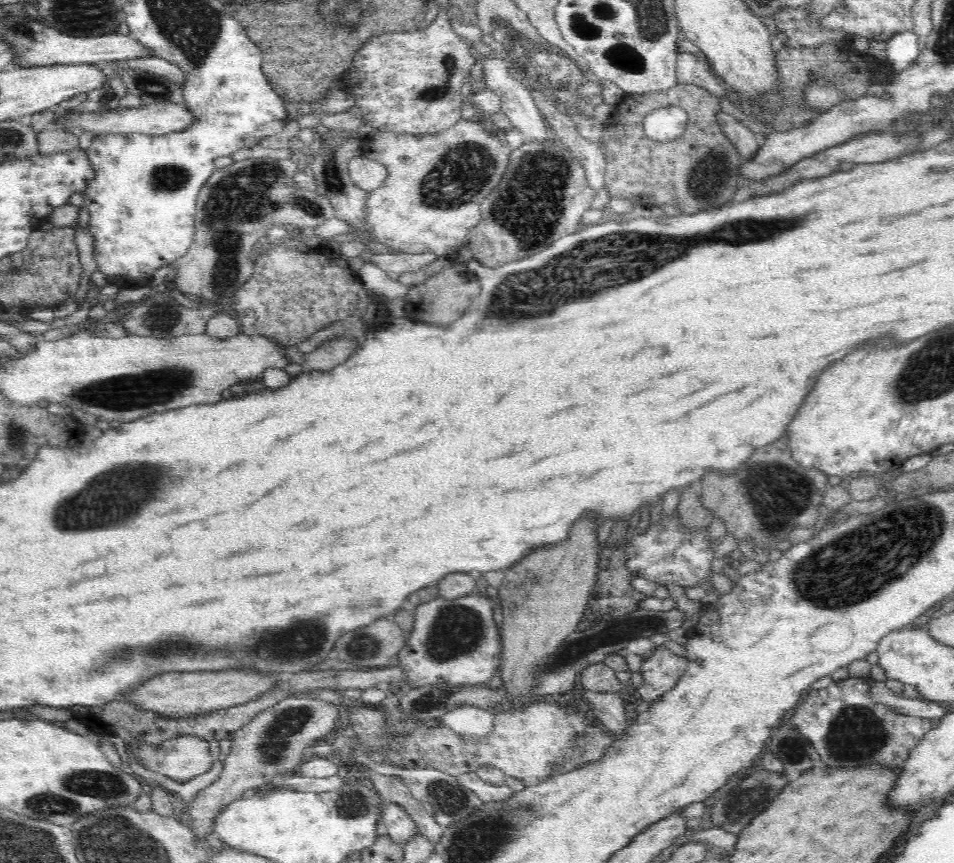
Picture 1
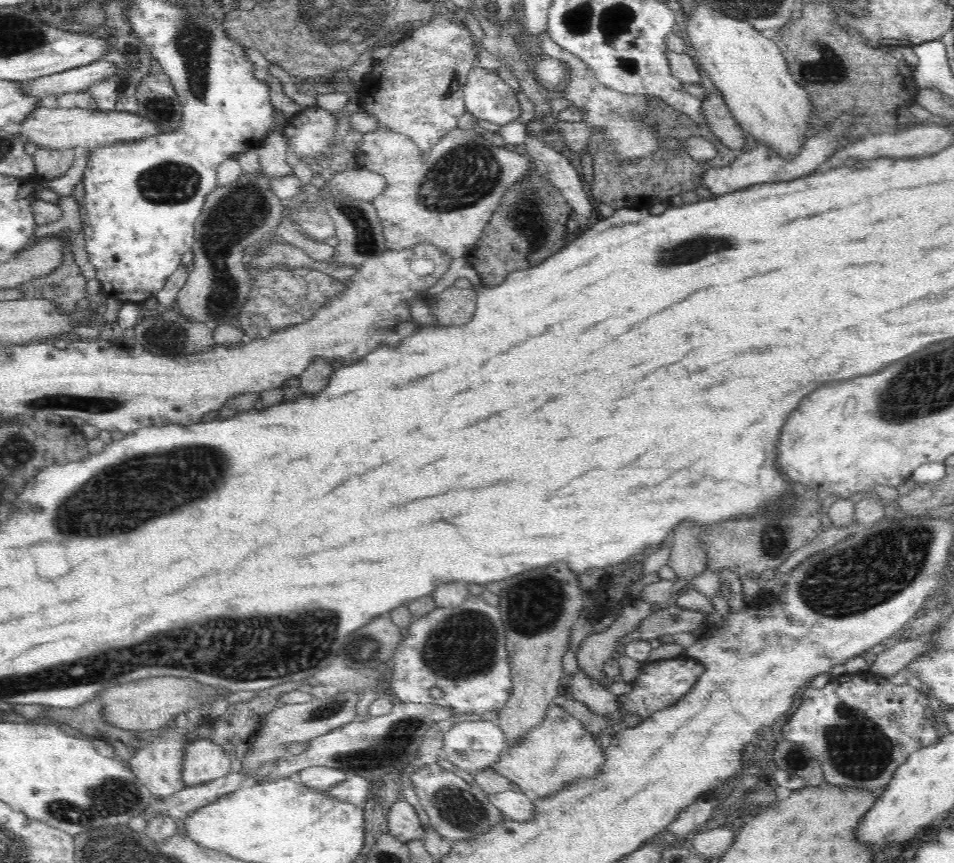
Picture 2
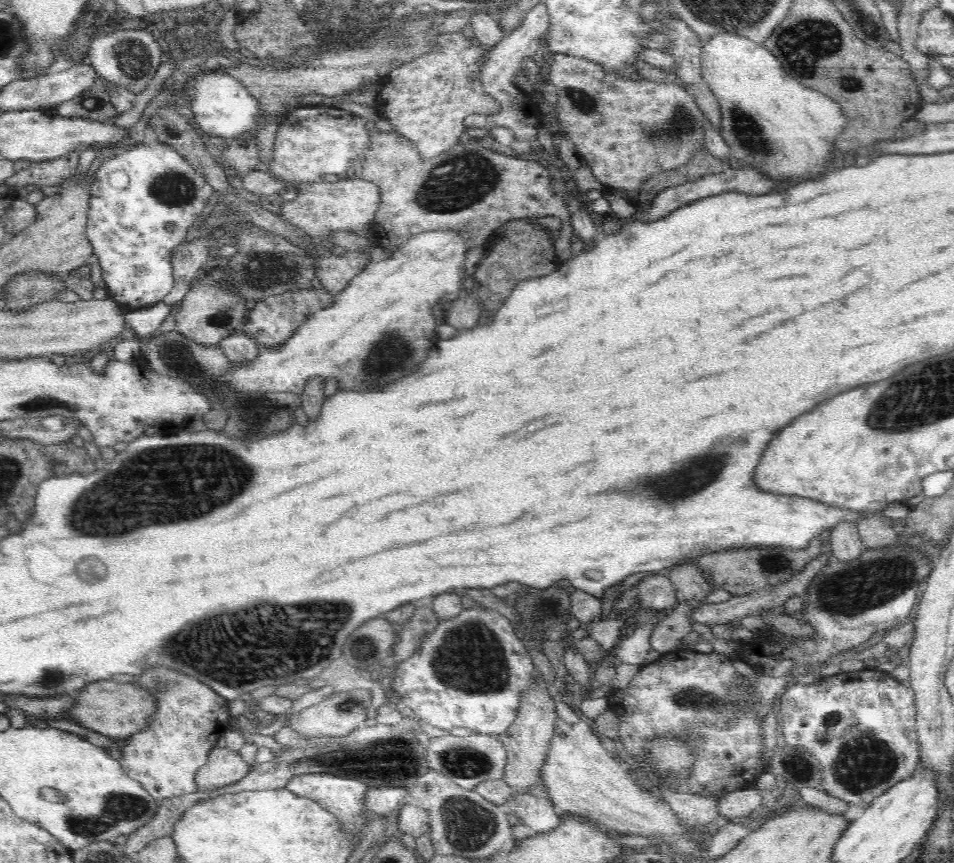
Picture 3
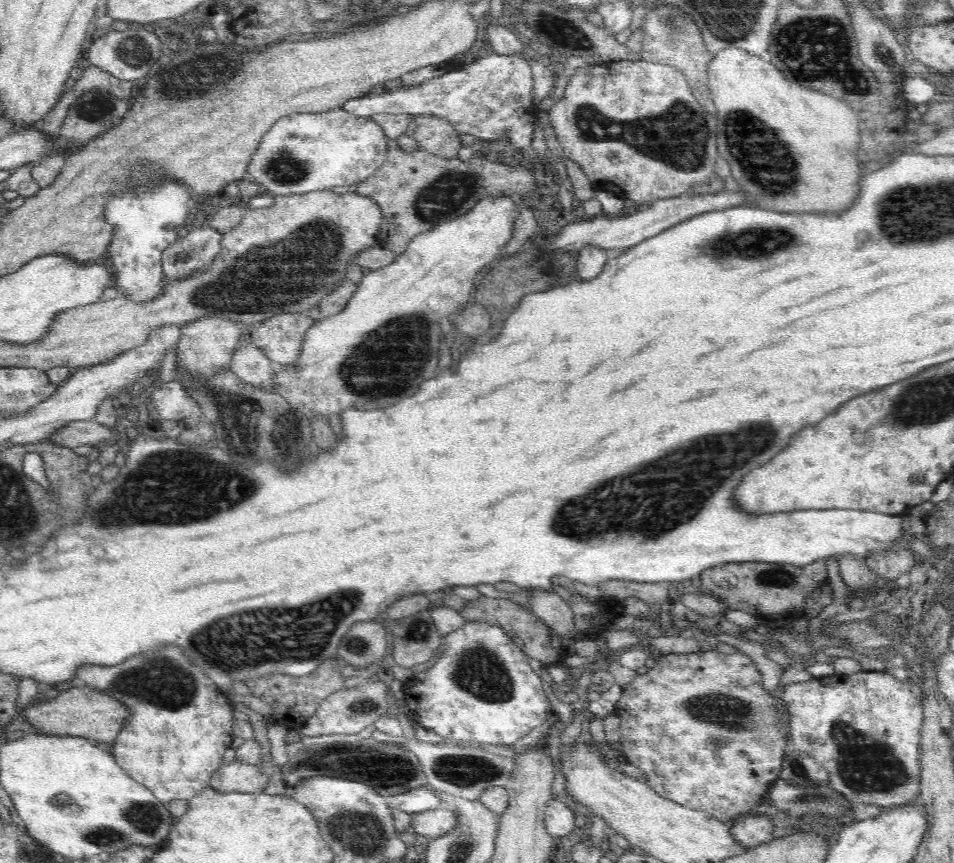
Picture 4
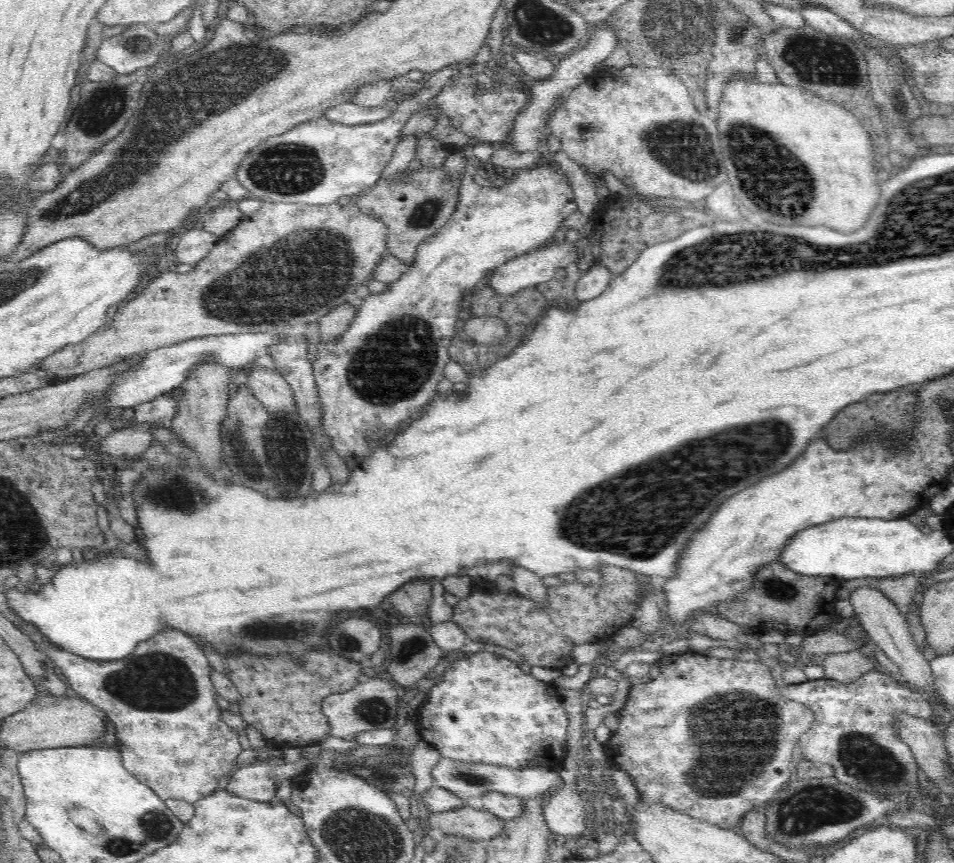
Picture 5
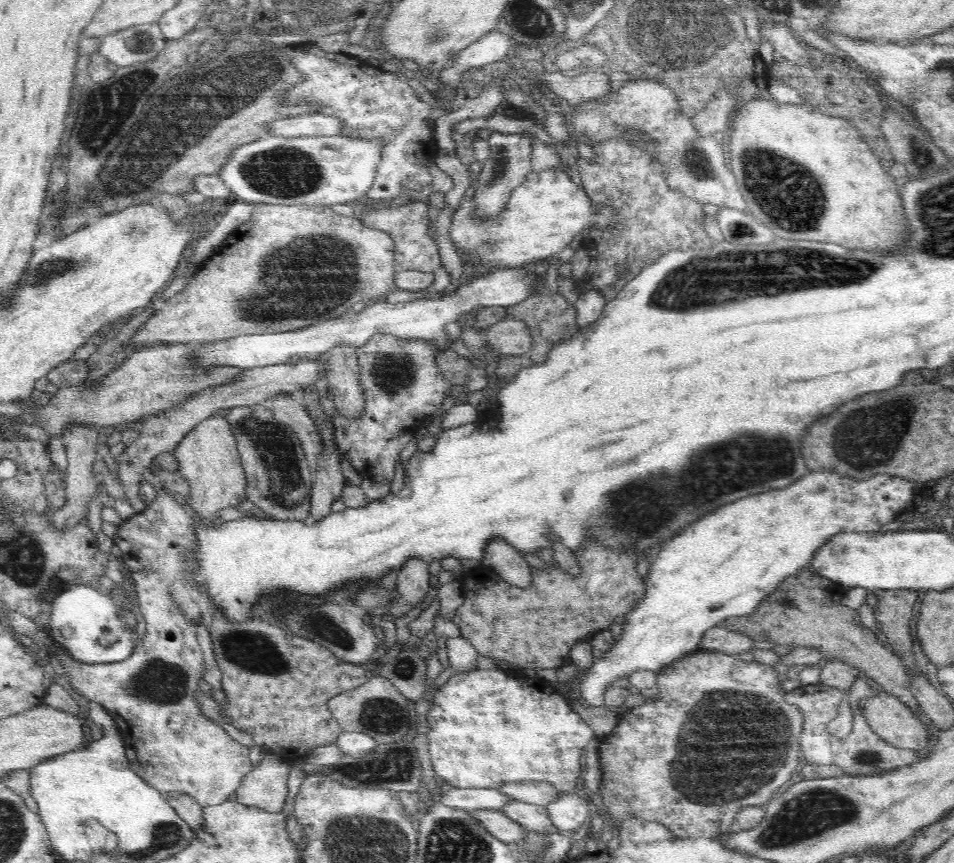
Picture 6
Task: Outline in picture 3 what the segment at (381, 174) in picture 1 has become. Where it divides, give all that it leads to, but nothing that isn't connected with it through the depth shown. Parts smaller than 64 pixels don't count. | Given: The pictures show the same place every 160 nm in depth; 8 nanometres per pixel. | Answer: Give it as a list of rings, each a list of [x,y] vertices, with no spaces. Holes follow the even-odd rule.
[[[355,176],[351,179],[341,177],[335,183],[320,180],[299,186],[294,200],[286,201],[281,205],[279,217],[286,224],[296,226],[298,230],[310,236],[314,244],[329,250],[332,245],[330,232],[364,232],[374,221],[380,201],[379,188],[368,180]]]

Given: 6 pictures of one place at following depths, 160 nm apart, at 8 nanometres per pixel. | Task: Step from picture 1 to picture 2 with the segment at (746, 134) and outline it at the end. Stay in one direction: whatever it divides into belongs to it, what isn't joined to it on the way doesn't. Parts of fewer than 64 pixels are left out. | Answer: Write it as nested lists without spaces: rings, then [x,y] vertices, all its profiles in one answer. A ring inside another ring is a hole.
[[[708,92],[706,98],[702,100],[701,108],[707,118],[709,129],[722,141],[722,144],[739,152],[746,144],[746,134],[732,116],[722,96]]]

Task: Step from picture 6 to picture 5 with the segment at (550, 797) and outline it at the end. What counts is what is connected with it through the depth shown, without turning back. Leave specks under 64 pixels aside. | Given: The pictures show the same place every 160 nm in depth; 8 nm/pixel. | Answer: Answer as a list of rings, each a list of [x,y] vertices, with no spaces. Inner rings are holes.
[[[443,756],[438,760],[438,764],[432,770],[434,787],[441,787],[453,794],[459,796],[460,799],[481,798],[490,792],[497,791],[506,795],[516,796],[520,799],[538,799],[544,794],[550,795],[555,791],[556,784],[560,780],[558,771],[550,768],[542,768],[538,766],[530,766],[524,770],[516,770],[506,766],[492,766],[483,762],[458,762],[450,760]]]

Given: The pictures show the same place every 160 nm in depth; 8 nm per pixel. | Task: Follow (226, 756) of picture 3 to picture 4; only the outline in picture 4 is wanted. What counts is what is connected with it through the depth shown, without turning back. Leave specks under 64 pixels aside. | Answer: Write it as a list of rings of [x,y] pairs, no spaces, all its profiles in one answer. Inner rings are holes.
[[[230,756],[214,772],[211,786],[218,792],[262,793],[268,784],[263,770],[253,764],[246,764]]]

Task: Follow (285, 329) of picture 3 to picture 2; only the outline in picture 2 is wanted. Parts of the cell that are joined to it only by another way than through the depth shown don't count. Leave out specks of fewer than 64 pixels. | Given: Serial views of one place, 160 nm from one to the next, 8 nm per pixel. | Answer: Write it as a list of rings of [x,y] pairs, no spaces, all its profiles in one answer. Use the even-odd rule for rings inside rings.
[[[294,268],[292,272],[274,270],[258,276],[260,278],[256,278],[256,286],[251,288],[250,297],[237,319],[237,325],[247,340],[267,338],[283,329],[308,322],[320,308],[330,304],[347,287],[344,282],[310,268]]]

